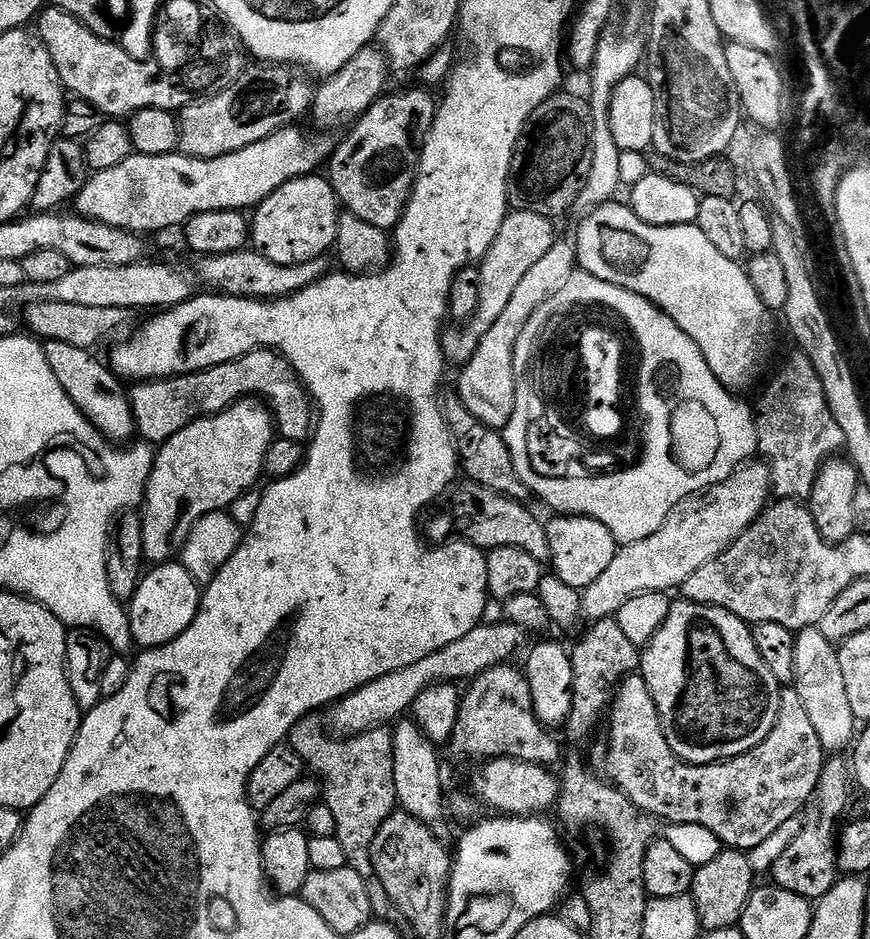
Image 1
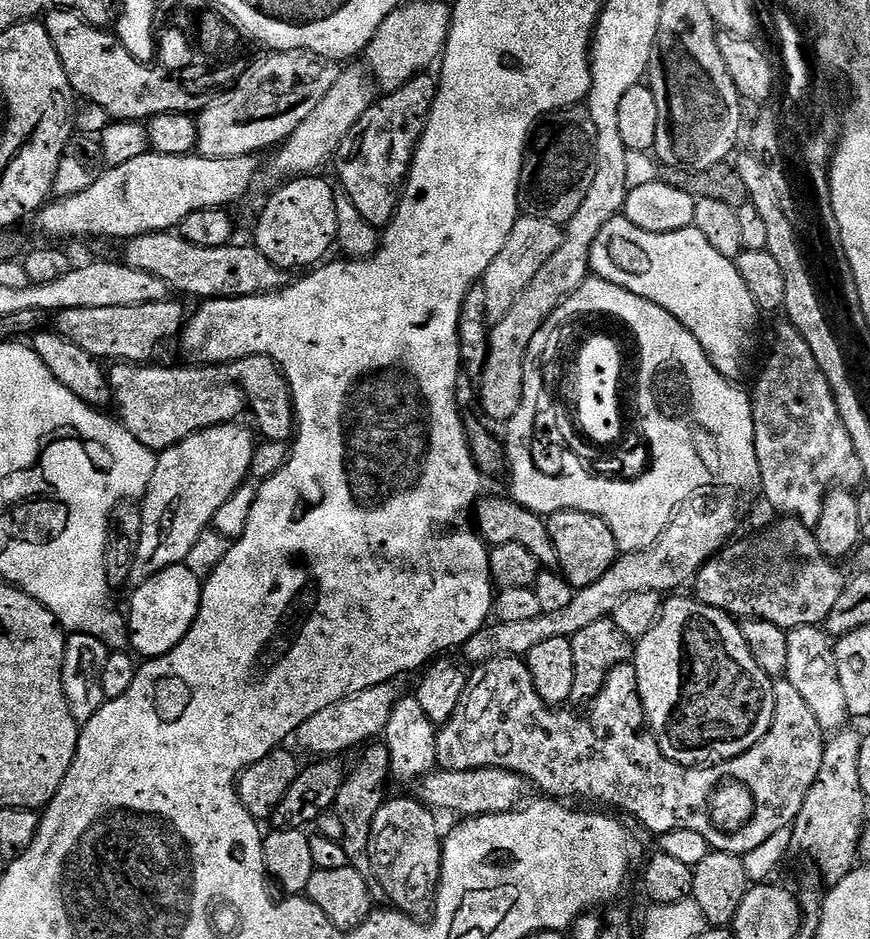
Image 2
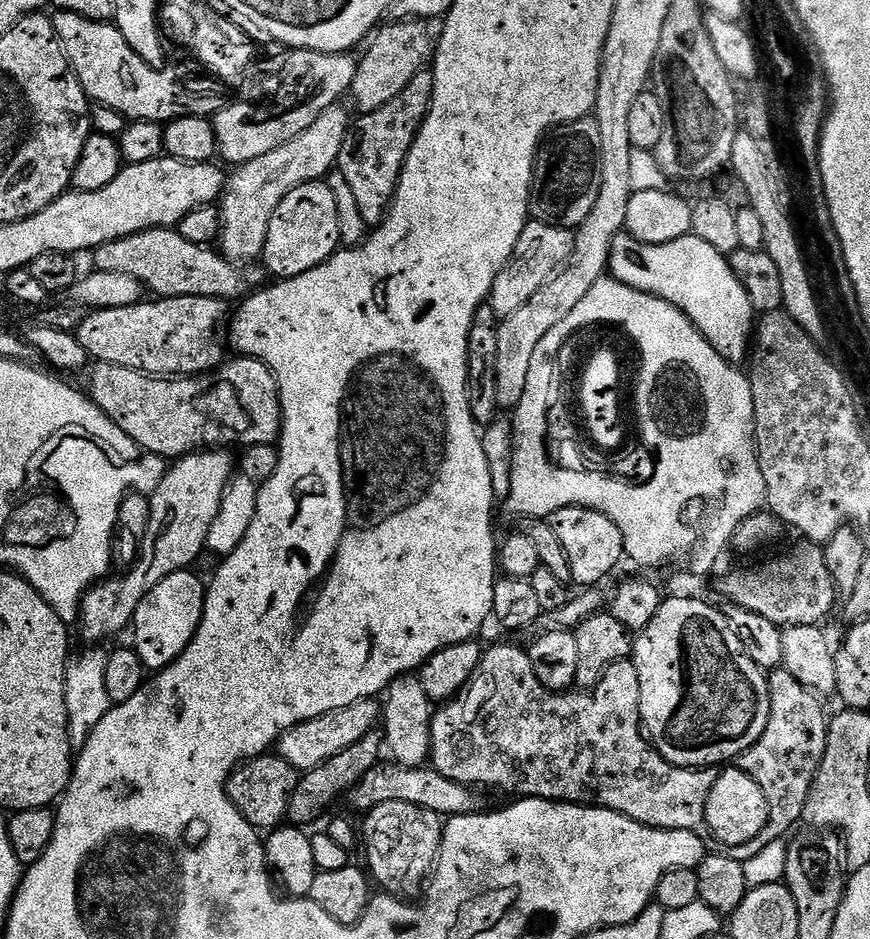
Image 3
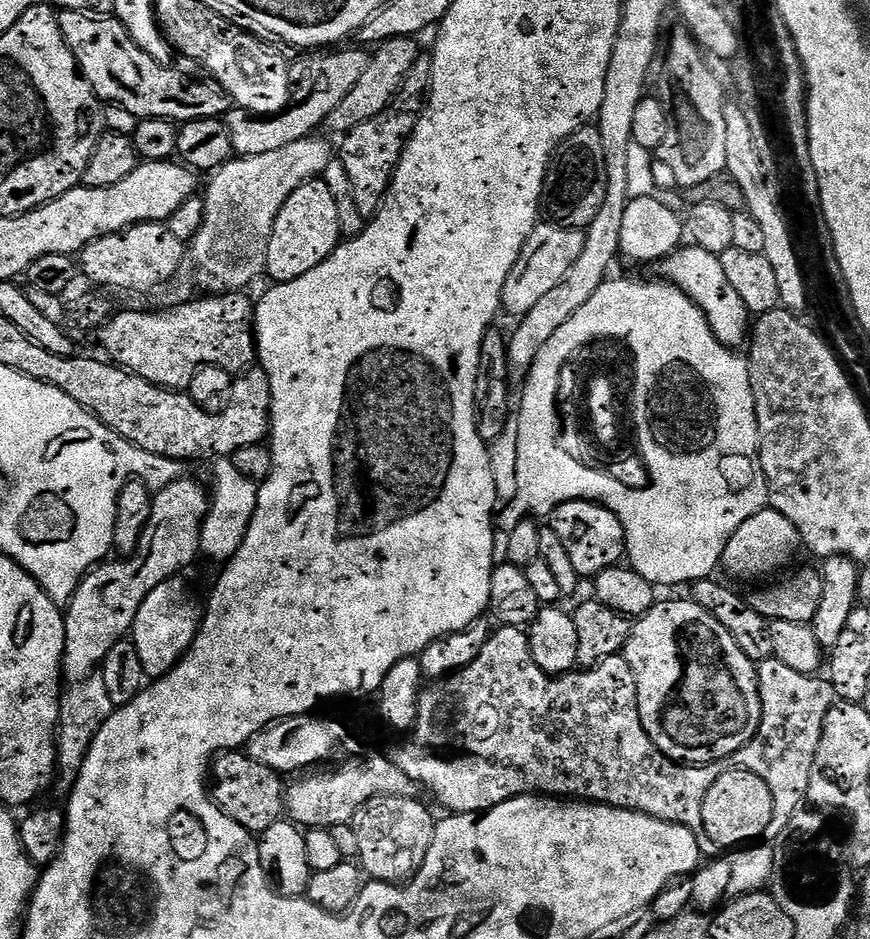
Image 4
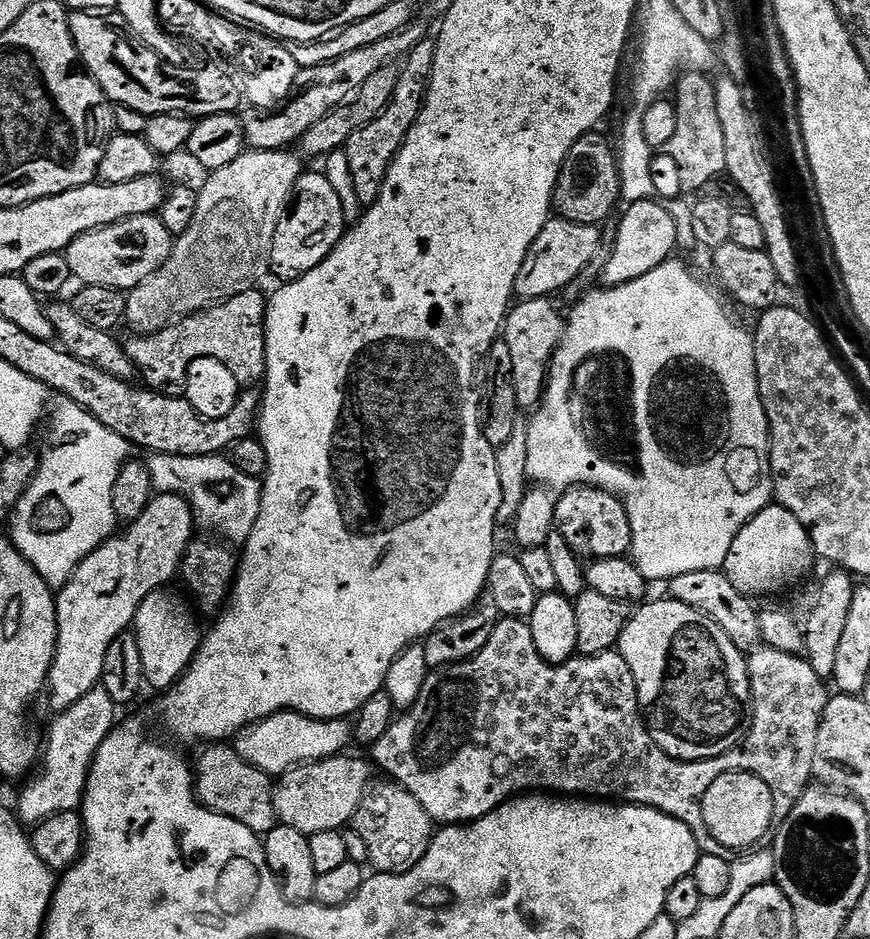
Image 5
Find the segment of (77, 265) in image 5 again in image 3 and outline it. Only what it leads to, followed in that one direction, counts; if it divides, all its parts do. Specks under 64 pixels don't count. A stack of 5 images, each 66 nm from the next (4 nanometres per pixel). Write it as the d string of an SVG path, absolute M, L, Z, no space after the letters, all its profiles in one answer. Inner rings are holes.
M151 228L126 238L118 238L95 249L95 267L102 272L130 274L144 284L149 293L166 296L213 296L225 302L247 297L257 286L265 283L266 272L260 266L241 267L235 260L211 247L186 242L179 230ZM257 267L257 268L256 268ZM240 268L244 268L240 272ZM264 280L264 281L263 281ZM256 284L256 285L255 285ZM240 296L240 297L239 297Z

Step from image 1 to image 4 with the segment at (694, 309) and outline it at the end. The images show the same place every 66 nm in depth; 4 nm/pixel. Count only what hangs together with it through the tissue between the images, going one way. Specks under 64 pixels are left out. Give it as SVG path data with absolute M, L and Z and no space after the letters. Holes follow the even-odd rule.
M681 246L671 256L663 258L662 266L665 274L663 277L683 289L703 309L704 316L707 317L708 324L716 336L728 348L739 349L741 347L739 344L743 340L745 343L750 332L750 313L742 298L738 298L738 290L730 286L730 278L726 278L722 271L720 257L695 246Z

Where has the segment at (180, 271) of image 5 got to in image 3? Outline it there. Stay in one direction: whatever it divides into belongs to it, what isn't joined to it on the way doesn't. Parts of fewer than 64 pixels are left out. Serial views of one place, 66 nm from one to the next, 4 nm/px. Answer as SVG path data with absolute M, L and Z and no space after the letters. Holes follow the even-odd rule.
M333 106L320 115L310 130L302 130L298 138L290 138L286 146L278 146L278 150L270 150L270 154L262 154L262 158L239 165L233 171L236 173L227 177L218 201L219 251L237 262L259 261L264 255L266 230L270 230L270 218L274 218L278 202L298 186L311 180L323 181L337 167L349 127L350 119L344 106Z

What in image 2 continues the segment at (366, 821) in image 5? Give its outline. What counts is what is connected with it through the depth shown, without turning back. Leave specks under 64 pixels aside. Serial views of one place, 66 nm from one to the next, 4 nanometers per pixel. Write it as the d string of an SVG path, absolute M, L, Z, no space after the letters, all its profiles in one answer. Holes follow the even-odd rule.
M415 798L409 800L385 799L383 808L372 823L372 833L368 843L368 857L372 863L372 876L382 886L385 897L393 900L397 909L403 910L413 918L424 918L431 913L436 898L436 888L440 885L440 867L444 850L442 831L436 825L438 819L435 811L429 810Z

